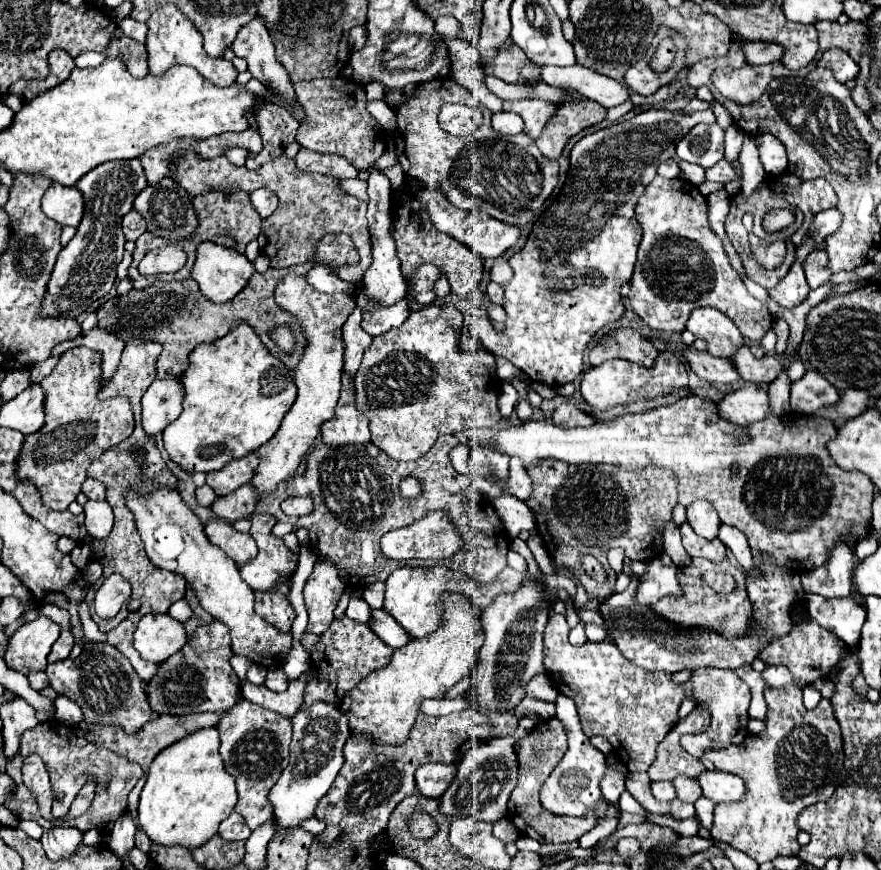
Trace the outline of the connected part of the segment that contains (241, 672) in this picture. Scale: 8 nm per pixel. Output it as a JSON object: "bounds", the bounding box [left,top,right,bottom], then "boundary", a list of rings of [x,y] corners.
{"bounds":[230,654,253,680],"boundary":[[[233,654],[230,659],[230,663],[241,680],[246,679],[247,669],[249,669],[249,667],[253,664],[252,661],[249,661],[246,657],[238,656],[236,654]]]}

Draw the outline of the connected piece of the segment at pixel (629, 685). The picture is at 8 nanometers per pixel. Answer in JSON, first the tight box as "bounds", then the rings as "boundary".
{"bounds":[543,613,685,771],"boundary":[[[553,613],[545,629],[543,665],[547,675],[559,693],[577,703],[587,737],[605,737],[629,771],[647,771],[655,759],[659,741],[663,741],[667,731],[677,723],[677,713],[685,699],[685,685],[671,681],[667,673],[651,673],[637,667],[609,641],[589,641],[581,647],[573,647],[567,635],[569,627],[565,617]]]}

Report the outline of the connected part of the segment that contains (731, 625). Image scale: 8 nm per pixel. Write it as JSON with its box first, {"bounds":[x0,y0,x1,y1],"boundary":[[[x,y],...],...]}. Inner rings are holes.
{"bounds":[653,559,753,639],"boundary":[[[693,559],[693,565],[691,567],[683,567],[681,573],[679,573],[679,581],[681,581],[681,587],[685,591],[683,597],[665,597],[661,601],[657,601],[653,605],[653,609],[665,617],[667,621],[671,623],[677,623],[677,625],[685,625],[685,627],[695,627],[695,625],[701,625],[701,627],[711,627],[711,629],[717,629],[721,631],[725,637],[729,639],[735,639],[735,637],[743,637],[751,625],[751,613],[753,613],[753,607],[751,607],[751,601],[747,597],[747,589],[745,589],[745,579],[743,579],[743,573],[739,569],[735,569],[729,559],[721,561],[721,563],[711,563],[707,559]],[[705,569],[715,569],[715,571],[727,571],[735,577],[735,589],[731,593],[715,593],[701,577],[705,573]]]}

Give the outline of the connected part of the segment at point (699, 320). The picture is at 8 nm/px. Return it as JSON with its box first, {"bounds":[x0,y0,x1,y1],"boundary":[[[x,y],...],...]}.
{"bounds":[685,307,745,357],"boundary":[[[699,307],[689,315],[689,321],[685,325],[695,337],[701,337],[707,341],[707,351],[715,357],[731,357],[737,347],[745,343],[743,335],[717,309],[711,307]]]}

